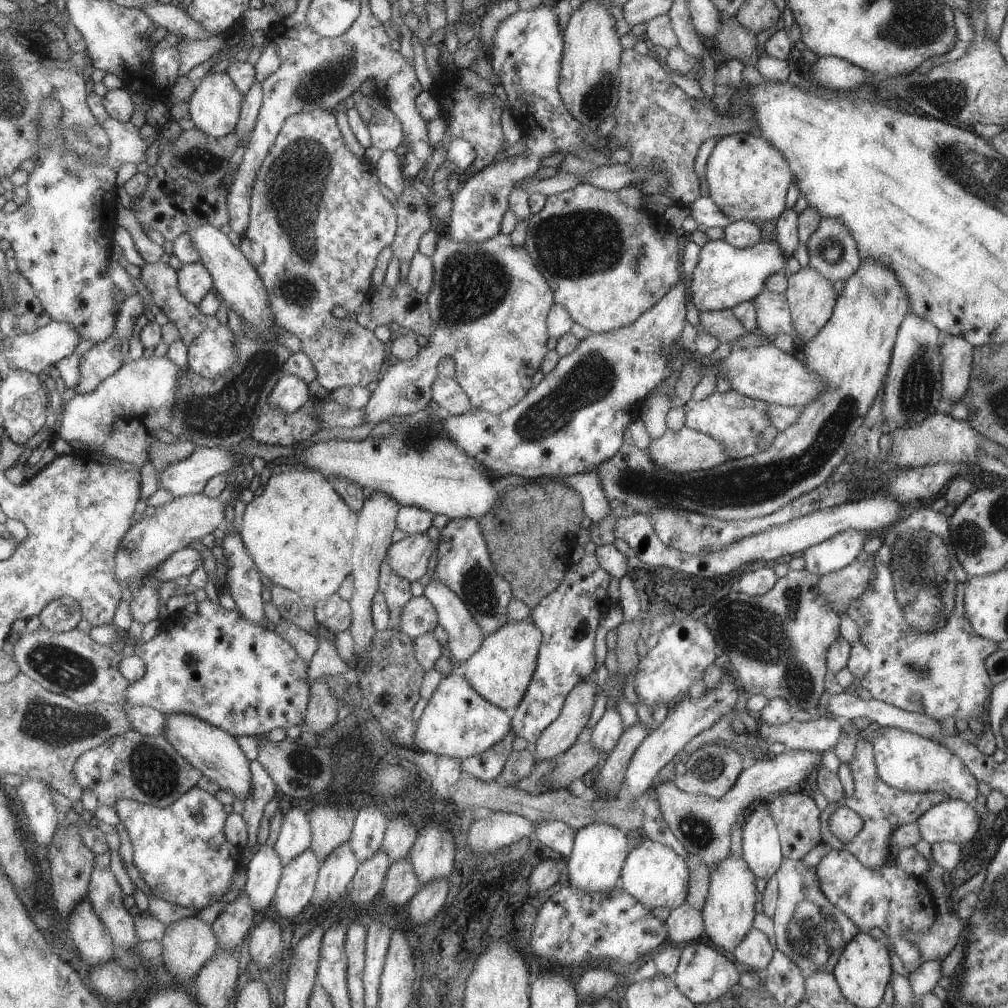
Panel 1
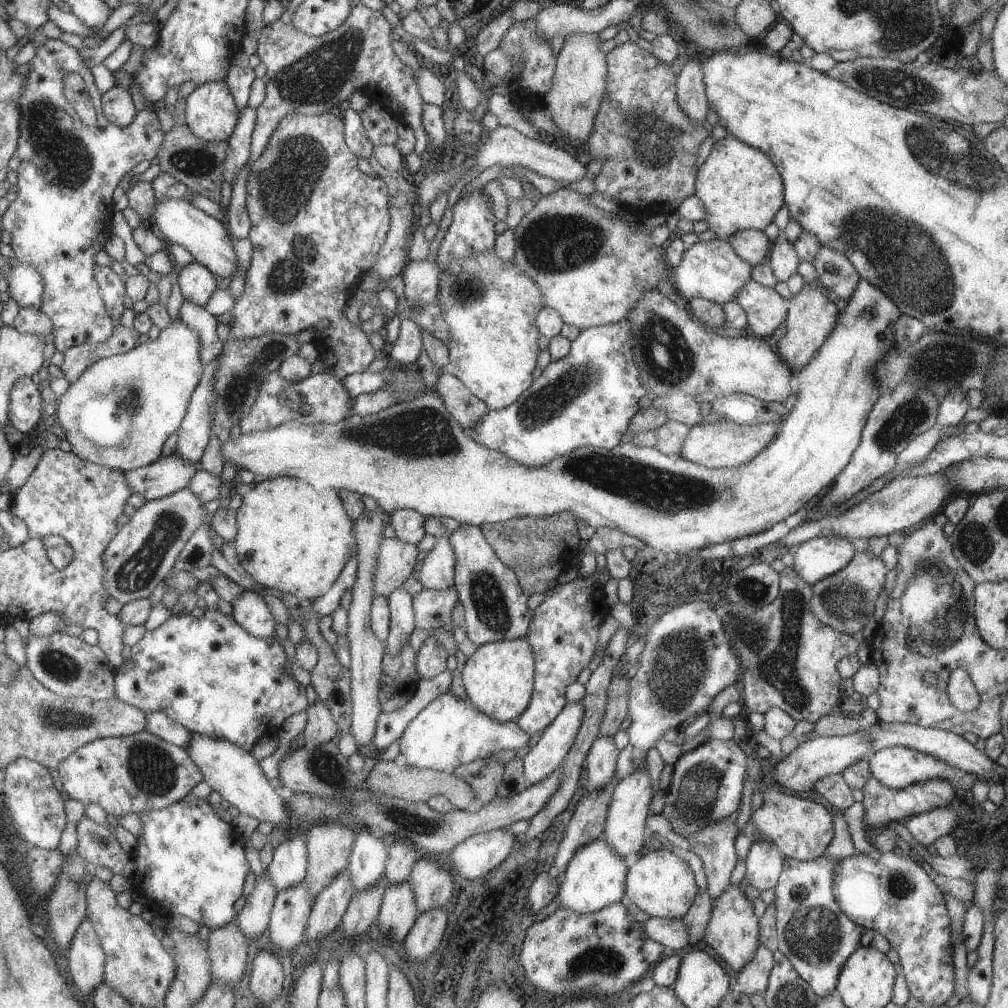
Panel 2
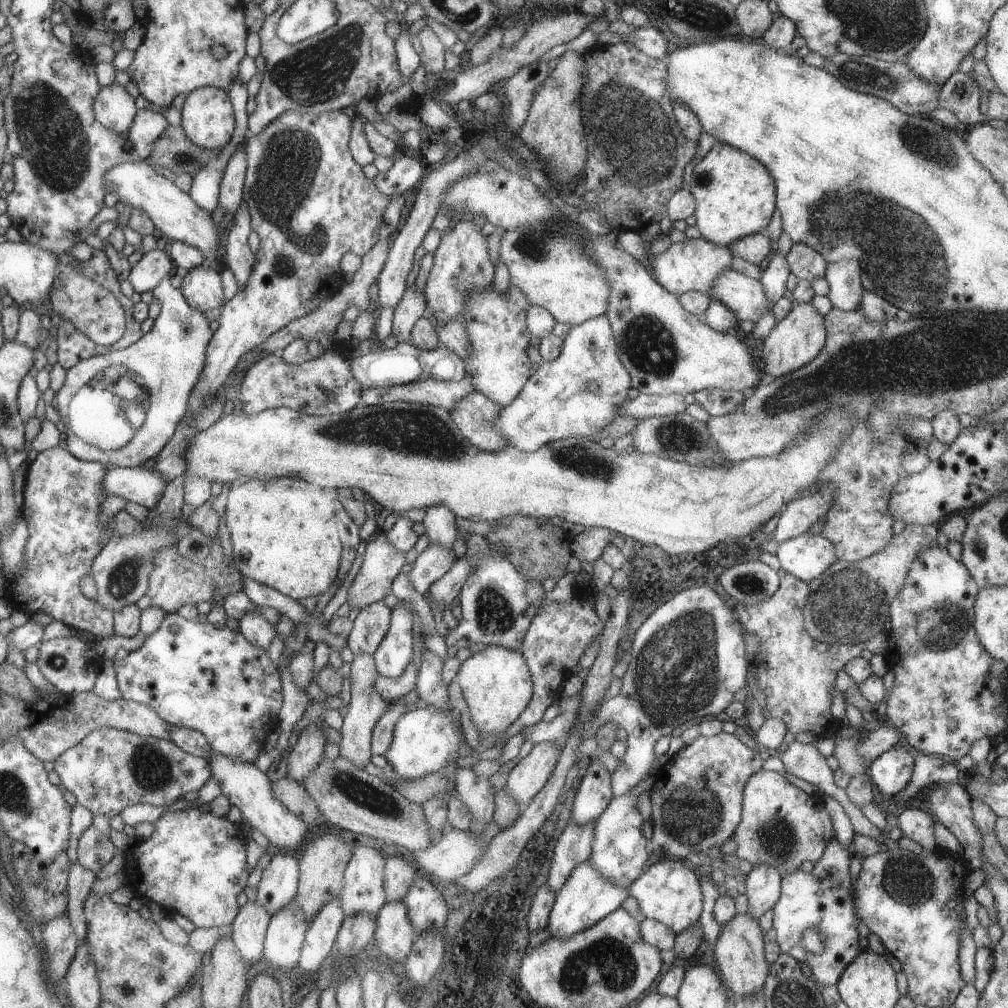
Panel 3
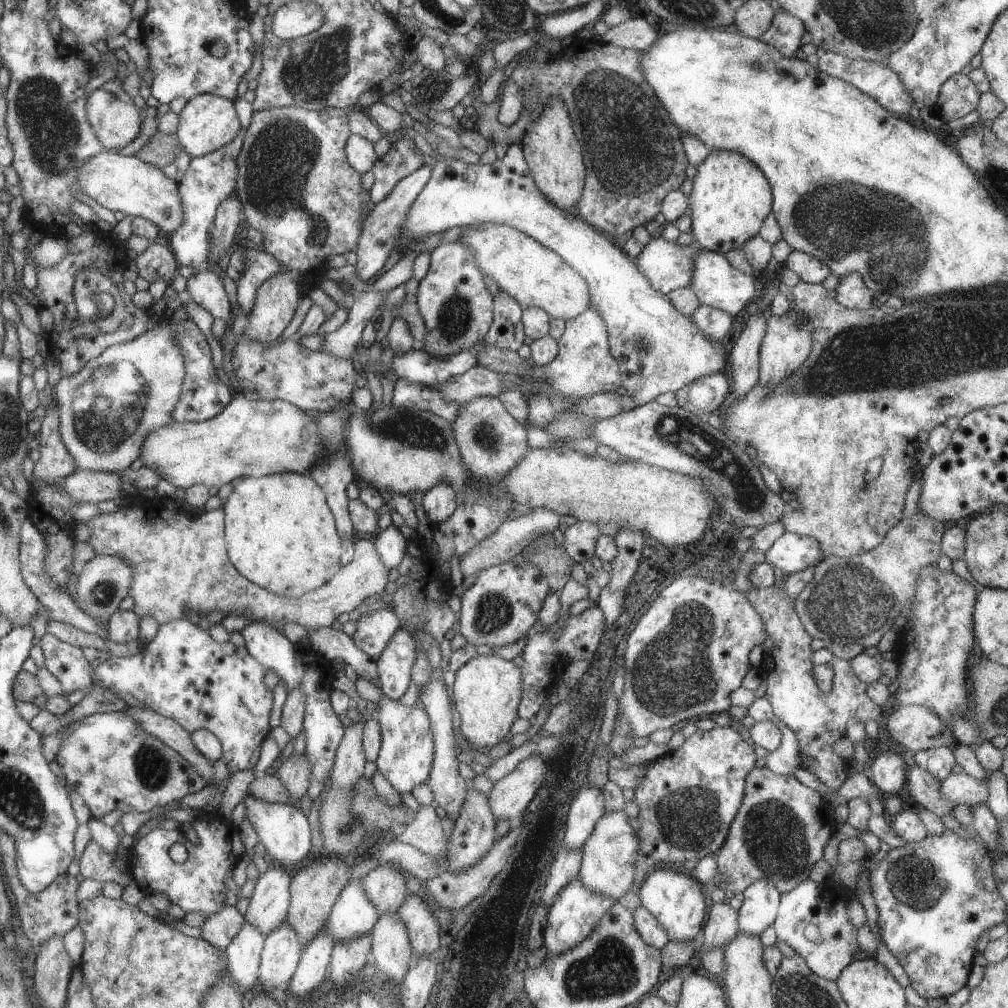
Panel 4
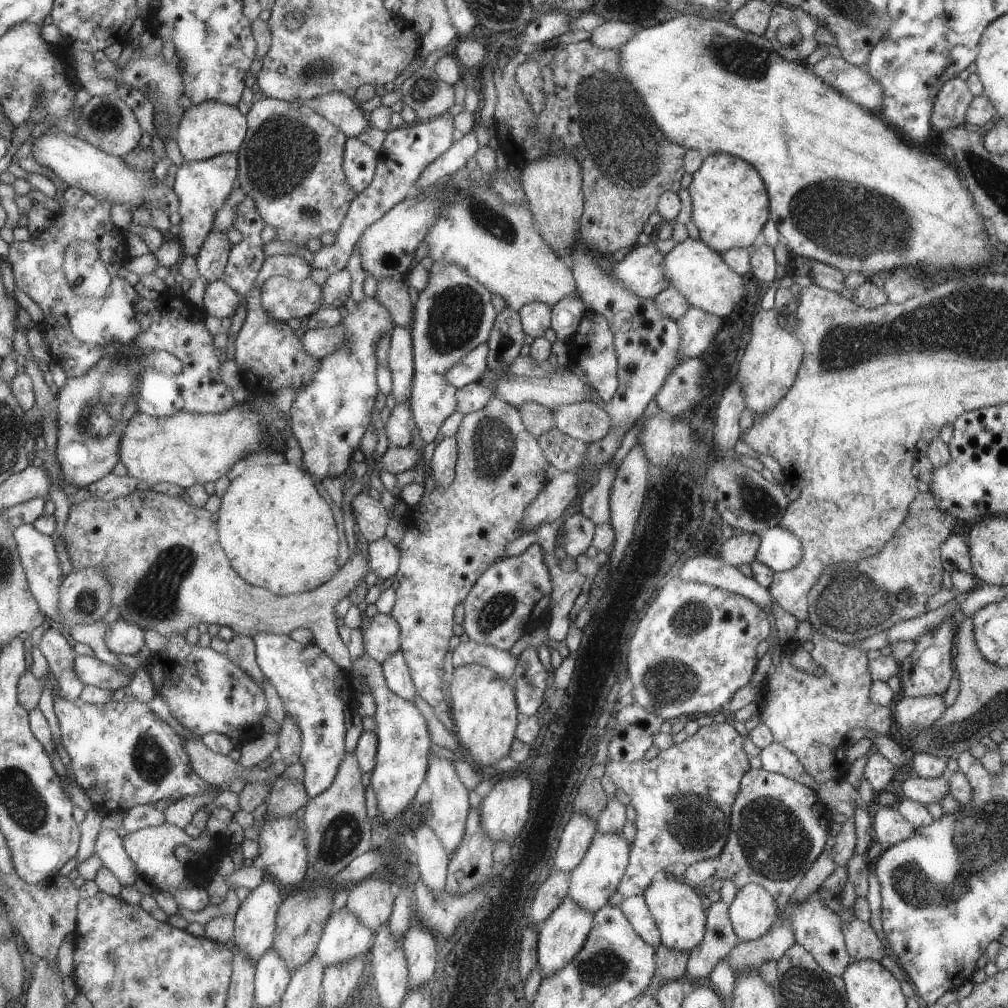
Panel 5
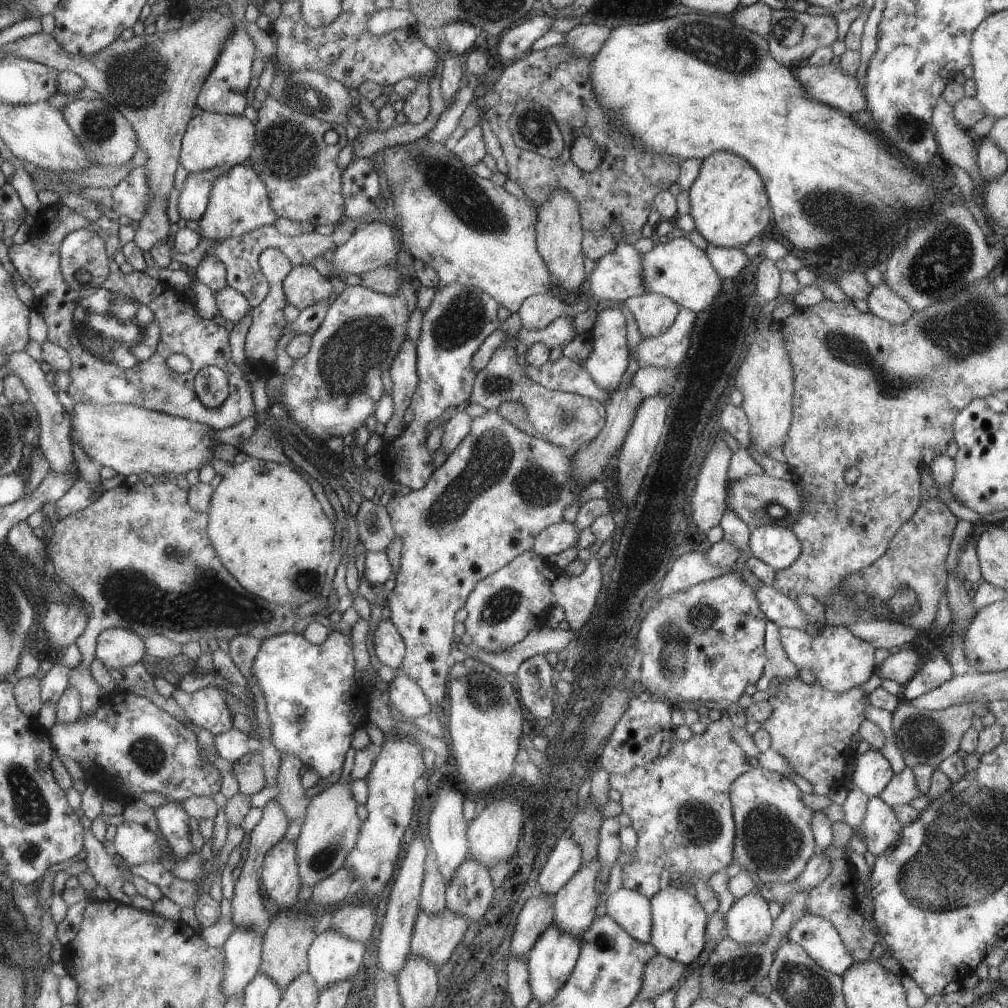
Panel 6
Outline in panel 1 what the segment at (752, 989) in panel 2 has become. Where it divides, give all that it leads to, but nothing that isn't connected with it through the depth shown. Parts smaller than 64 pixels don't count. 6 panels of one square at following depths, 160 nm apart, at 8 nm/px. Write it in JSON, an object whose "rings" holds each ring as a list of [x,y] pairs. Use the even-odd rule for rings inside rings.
{"rings":[[[749,928],[743,939],[730,952],[735,964],[752,971],[762,970],[769,965],[772,950],[765,934],[755,928]]]}

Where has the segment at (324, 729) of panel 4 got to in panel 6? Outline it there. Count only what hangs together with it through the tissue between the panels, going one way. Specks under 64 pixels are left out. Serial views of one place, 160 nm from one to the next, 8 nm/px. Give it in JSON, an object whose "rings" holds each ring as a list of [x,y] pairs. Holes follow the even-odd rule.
{"rings":[[[334,628],[330,629],[327,638],[318,645],[308,643],[301,633],[281,633],[263,639],[252,662],[253,676],[266,702],[272,733],[270,741],[279,752],[296,754],[303,766],[315,770],[319,782],[325,786],[337,782],[351,734],[363,727],[368,718],[366,704],[370,696],[355,680],[350,640],[350,635],[346,638]]]}

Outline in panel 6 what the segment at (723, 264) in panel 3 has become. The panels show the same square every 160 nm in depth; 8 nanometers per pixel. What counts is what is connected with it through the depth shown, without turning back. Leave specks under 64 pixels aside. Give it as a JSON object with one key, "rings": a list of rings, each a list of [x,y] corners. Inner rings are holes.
{"rings":[[[619,241],[610,253],[604,254],[595,261],[593,271],[586,278],[584,293],[589,293],[598,299],[610,299],[616,302],[649,293],[642,279],[642,256],[633,245]]]}

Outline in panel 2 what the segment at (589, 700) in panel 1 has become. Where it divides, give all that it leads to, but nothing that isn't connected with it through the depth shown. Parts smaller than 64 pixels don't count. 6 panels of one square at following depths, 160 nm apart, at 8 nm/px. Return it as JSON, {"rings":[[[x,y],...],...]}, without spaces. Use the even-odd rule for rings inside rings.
{"rings":[[[581,700],[565,703],[561,712],[542,730],[539,740],[522,758],[522,769],[528,785],[538,783],[559,768],[573,744],[583,713]]]}

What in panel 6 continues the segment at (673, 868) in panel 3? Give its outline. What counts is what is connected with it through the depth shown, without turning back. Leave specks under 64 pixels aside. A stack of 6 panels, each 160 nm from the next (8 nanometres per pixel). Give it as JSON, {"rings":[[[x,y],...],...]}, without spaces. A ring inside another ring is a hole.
{"rings":[[[673,884],[655,891],[650,902],[652,918],[650,943],[657,953],[680,962],[683,966],[691,964],[703,950],[706,929],[706,915],[694,895]]]}

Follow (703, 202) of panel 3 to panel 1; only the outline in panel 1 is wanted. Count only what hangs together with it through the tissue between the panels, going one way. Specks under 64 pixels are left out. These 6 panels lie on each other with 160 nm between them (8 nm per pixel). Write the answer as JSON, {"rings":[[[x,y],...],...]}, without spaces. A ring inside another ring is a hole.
{"rings":[[[734,133],[717,140],[705,166],[709,198],[729,222],[777,219],[786,208],[786,194],[792,182],[785,158],[765,140],[751,133]]]}

